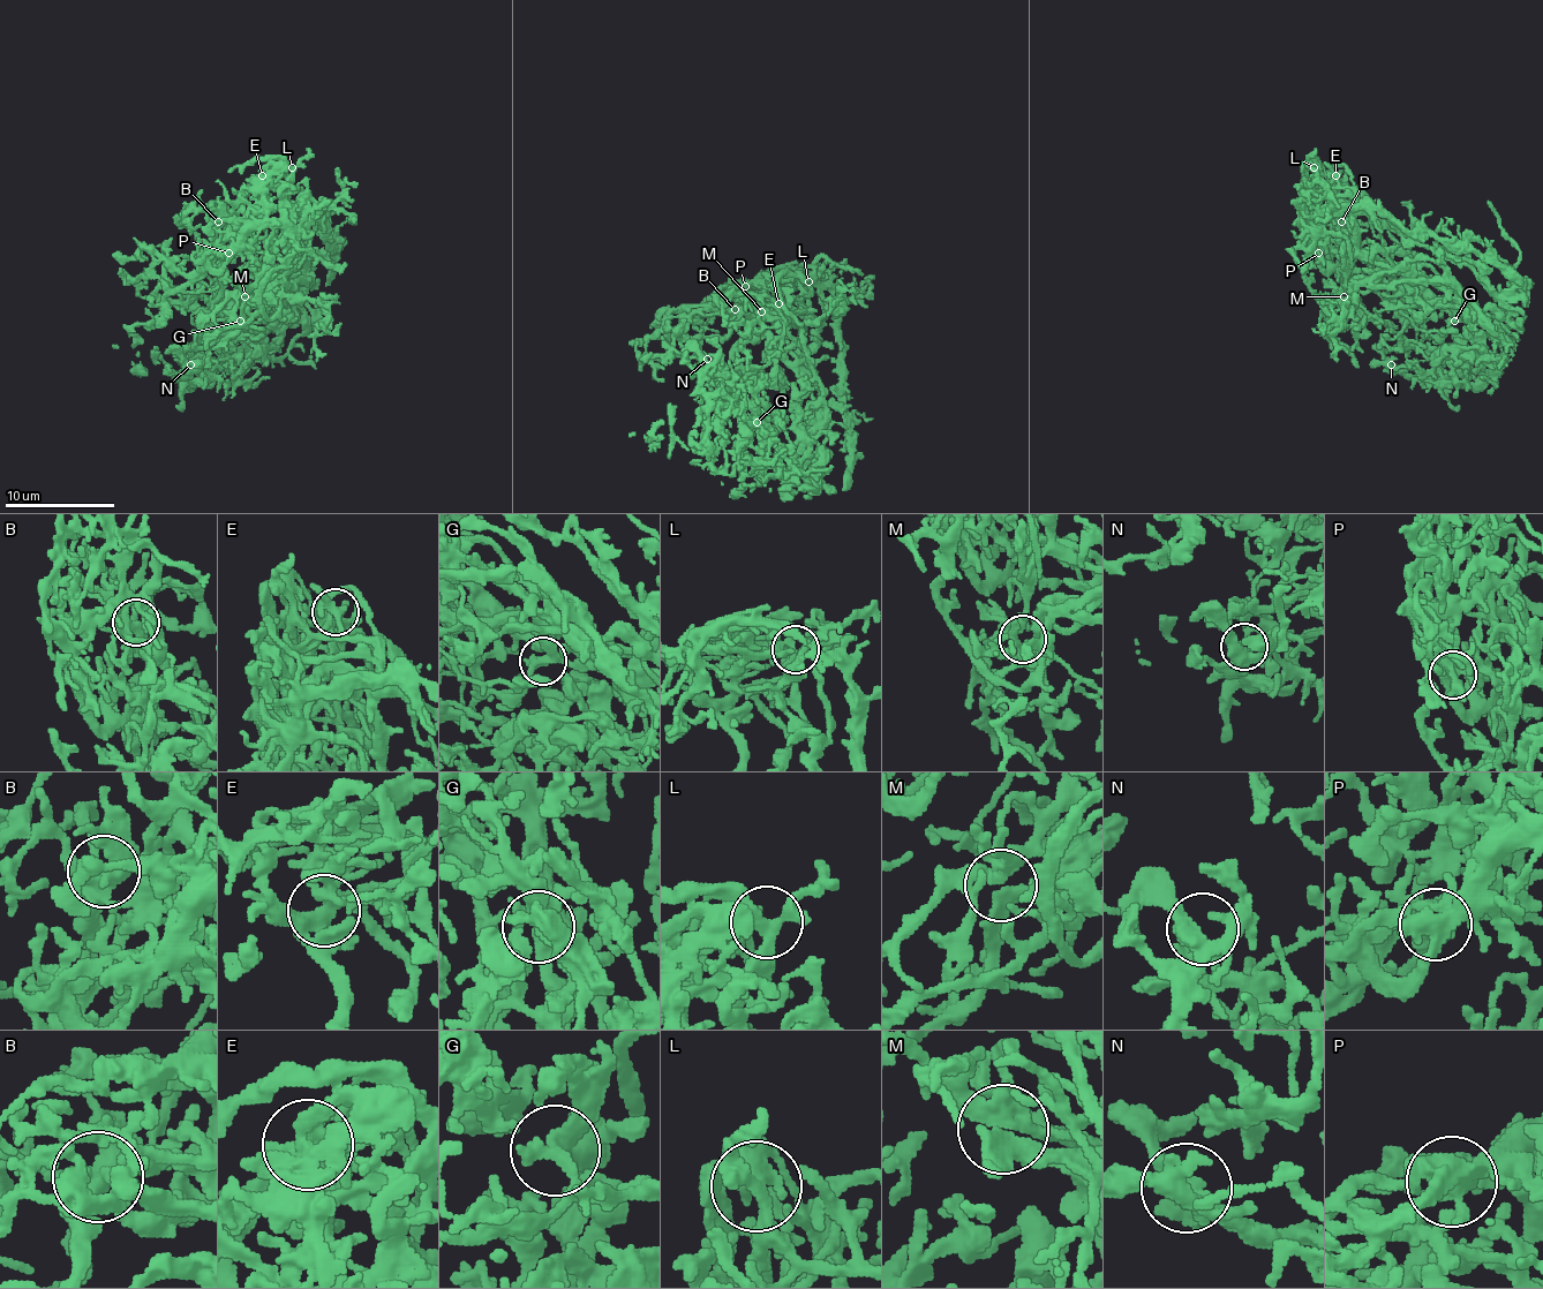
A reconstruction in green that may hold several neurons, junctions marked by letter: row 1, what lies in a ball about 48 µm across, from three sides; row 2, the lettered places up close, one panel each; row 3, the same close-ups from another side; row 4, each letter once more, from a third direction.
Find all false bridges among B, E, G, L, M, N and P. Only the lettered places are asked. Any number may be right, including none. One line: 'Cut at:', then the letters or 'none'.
Cut at: none

